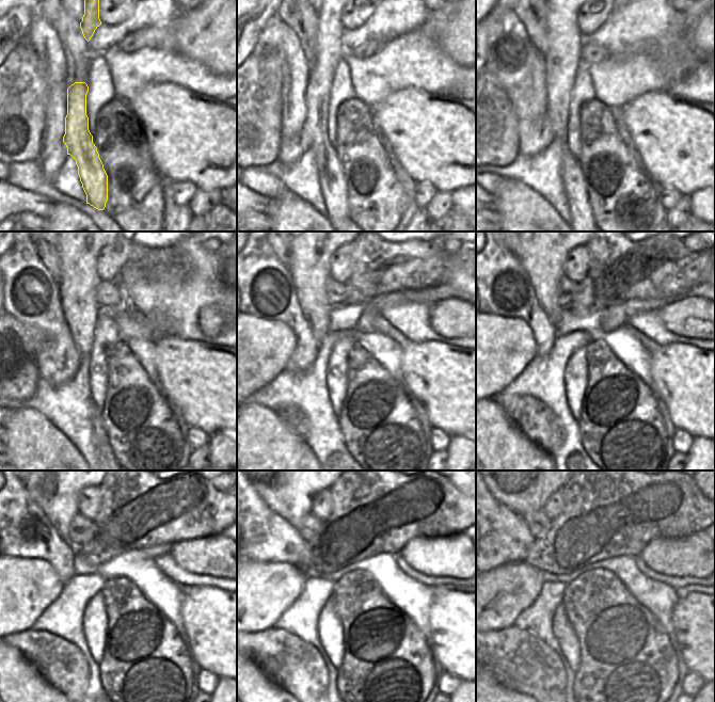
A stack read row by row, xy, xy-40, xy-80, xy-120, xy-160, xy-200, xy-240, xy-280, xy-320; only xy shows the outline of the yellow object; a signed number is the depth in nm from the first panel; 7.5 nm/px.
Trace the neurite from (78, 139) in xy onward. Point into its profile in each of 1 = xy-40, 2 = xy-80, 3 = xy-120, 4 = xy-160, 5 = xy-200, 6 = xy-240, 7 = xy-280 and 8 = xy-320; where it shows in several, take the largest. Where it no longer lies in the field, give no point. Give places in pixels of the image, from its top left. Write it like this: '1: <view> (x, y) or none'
1: xy-40 (332, 181)
2: xy-80 (565, 40)
3: xy-120 (78, 253)
4: xy-160 (310, 260)
5: xy-200 (542, 253)
6: xy-240 (56, 492)
7: xy-280 (288, 492)
8: xy-320 (524, 492)

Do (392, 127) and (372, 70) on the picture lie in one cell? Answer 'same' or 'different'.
different

